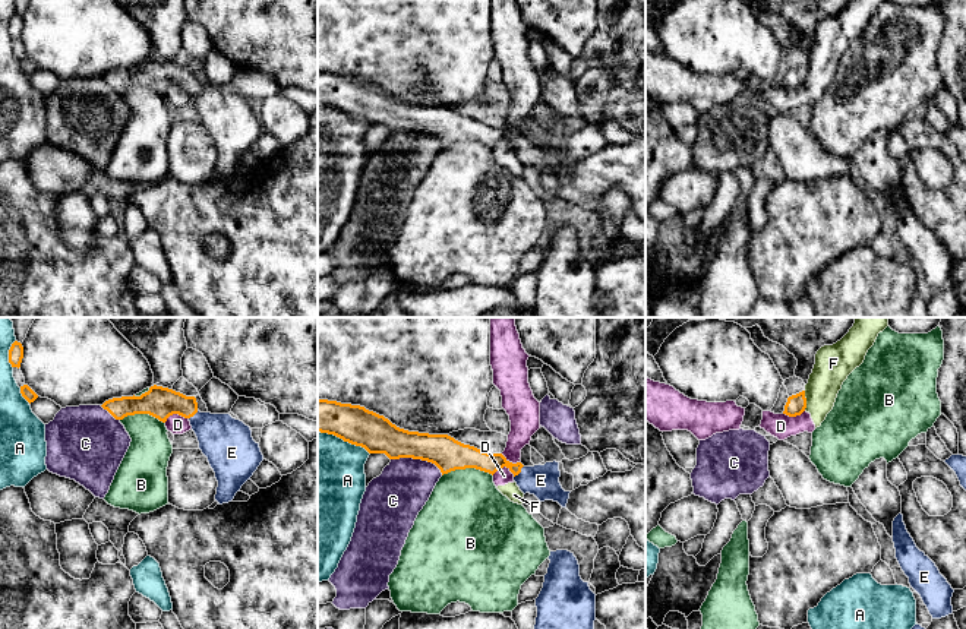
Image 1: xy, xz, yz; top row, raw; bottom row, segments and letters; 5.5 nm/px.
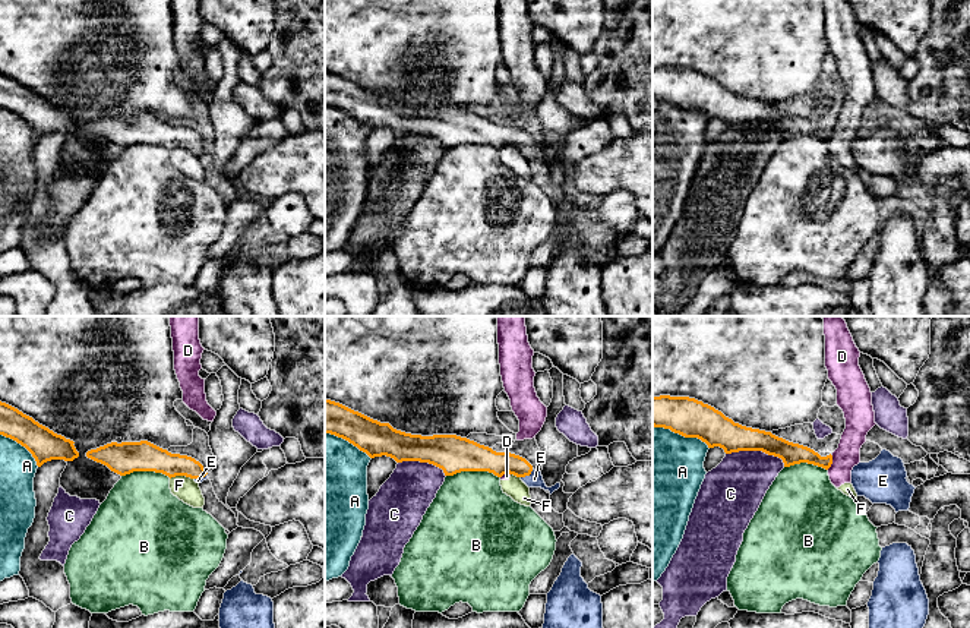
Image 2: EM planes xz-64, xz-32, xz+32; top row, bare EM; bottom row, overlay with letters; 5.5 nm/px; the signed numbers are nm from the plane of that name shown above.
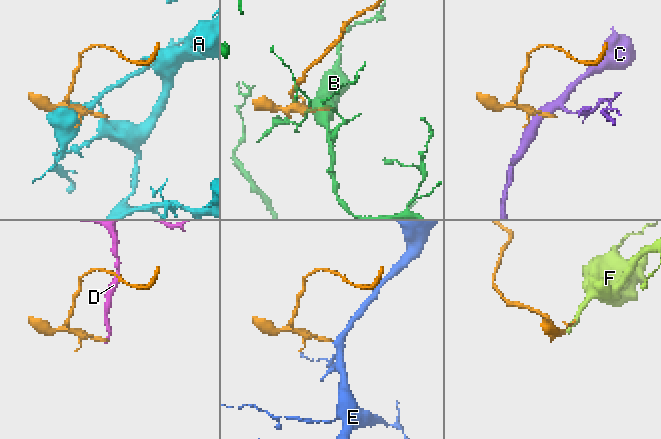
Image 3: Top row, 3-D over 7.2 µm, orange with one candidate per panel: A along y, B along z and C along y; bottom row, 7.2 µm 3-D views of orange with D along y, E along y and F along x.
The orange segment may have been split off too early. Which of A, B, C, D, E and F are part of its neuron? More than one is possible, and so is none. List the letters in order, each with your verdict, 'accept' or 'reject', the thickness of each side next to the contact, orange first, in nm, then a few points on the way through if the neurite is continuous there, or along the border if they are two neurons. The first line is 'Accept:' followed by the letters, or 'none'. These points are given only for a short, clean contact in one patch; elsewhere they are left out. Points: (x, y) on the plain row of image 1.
Accept: E
A: reject | 200/500 nm
B: reject | 180/440 nm
C: reject | 190/300 nm | along xz (391, 130), (426, 132), (442, 147)
D: reject | 170/110 nm | along xy (188, 89), (171, 87), (164, 94)
E: accept | 110/180 nm | across xz (489, 135), (505, 135), (520, 144), (527, 151), (540, 152)
F: reject | 110/200 nm | along yz (804, 63), (805, 82)

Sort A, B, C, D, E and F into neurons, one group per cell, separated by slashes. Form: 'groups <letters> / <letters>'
groups A / B / C / D F / E

